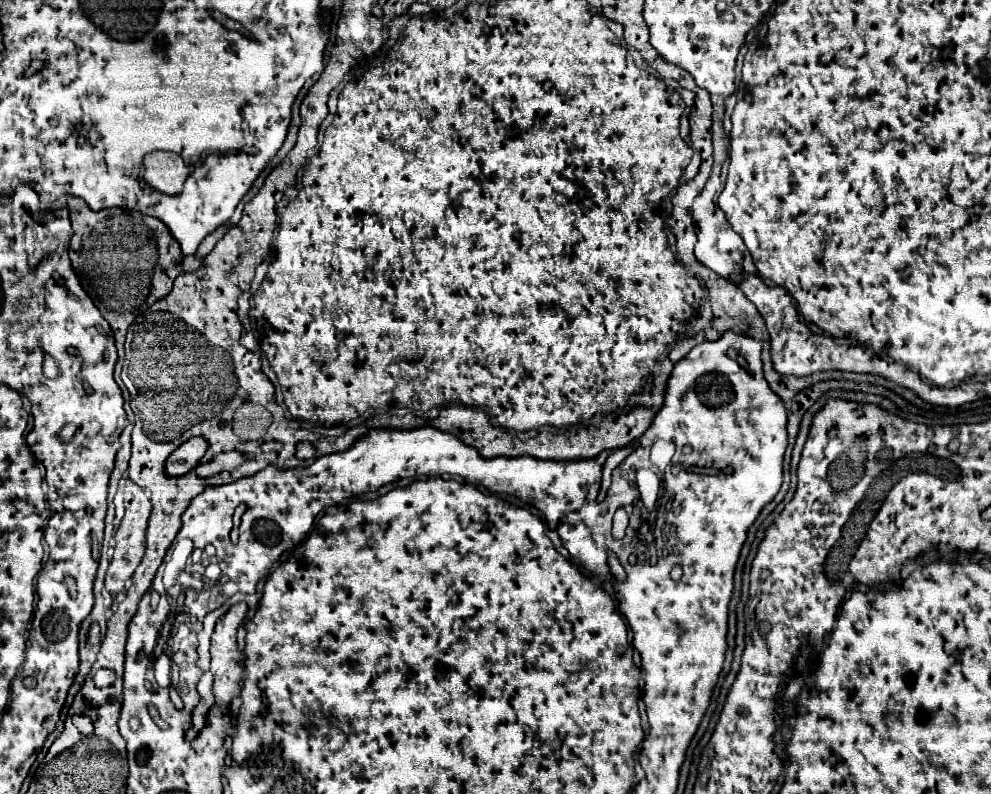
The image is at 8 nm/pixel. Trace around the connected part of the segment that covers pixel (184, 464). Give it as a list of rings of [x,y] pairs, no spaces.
[[[195,436],[183,442],[165,462],[165,470],[169,476],[183,476],[193,470],[207,450],[207,442],[201,436]]]

